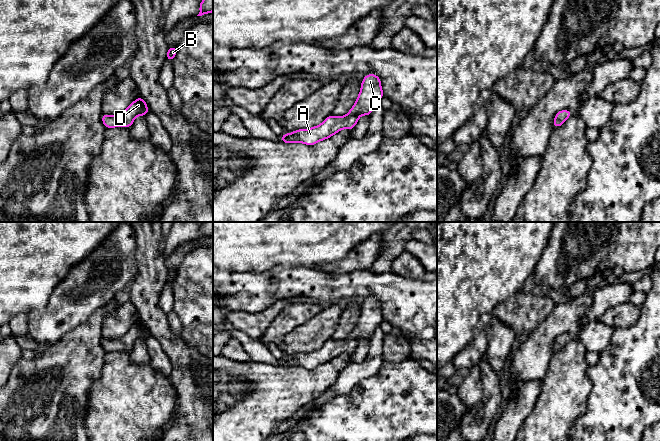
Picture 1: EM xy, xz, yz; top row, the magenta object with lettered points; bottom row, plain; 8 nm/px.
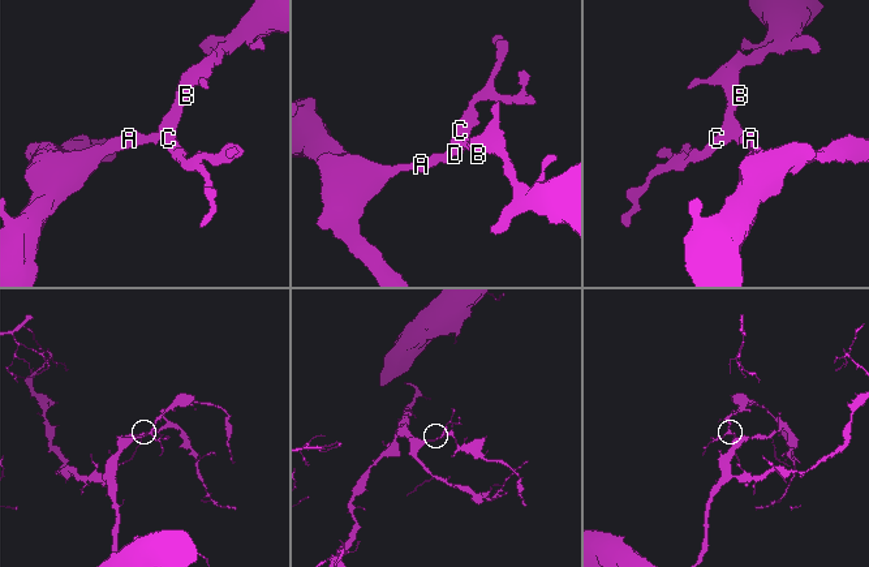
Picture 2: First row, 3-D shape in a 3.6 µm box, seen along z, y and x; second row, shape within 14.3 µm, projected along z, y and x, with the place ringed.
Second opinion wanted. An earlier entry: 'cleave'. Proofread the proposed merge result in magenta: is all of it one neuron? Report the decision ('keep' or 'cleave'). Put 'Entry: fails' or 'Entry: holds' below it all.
keep
Entry: fails

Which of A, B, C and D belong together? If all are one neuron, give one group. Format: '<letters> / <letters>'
A B C D

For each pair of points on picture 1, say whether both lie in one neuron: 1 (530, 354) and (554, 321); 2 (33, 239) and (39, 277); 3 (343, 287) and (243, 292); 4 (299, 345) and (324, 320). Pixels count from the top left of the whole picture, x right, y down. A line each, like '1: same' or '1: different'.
1: same
2: same
3: same
4: same

